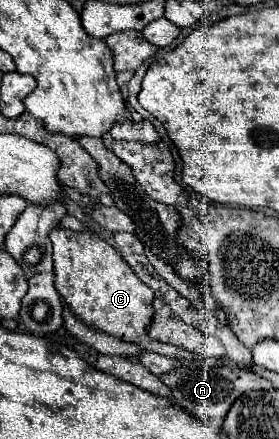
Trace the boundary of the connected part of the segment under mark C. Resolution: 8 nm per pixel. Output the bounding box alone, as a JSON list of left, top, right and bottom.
[51,227,171,357]

